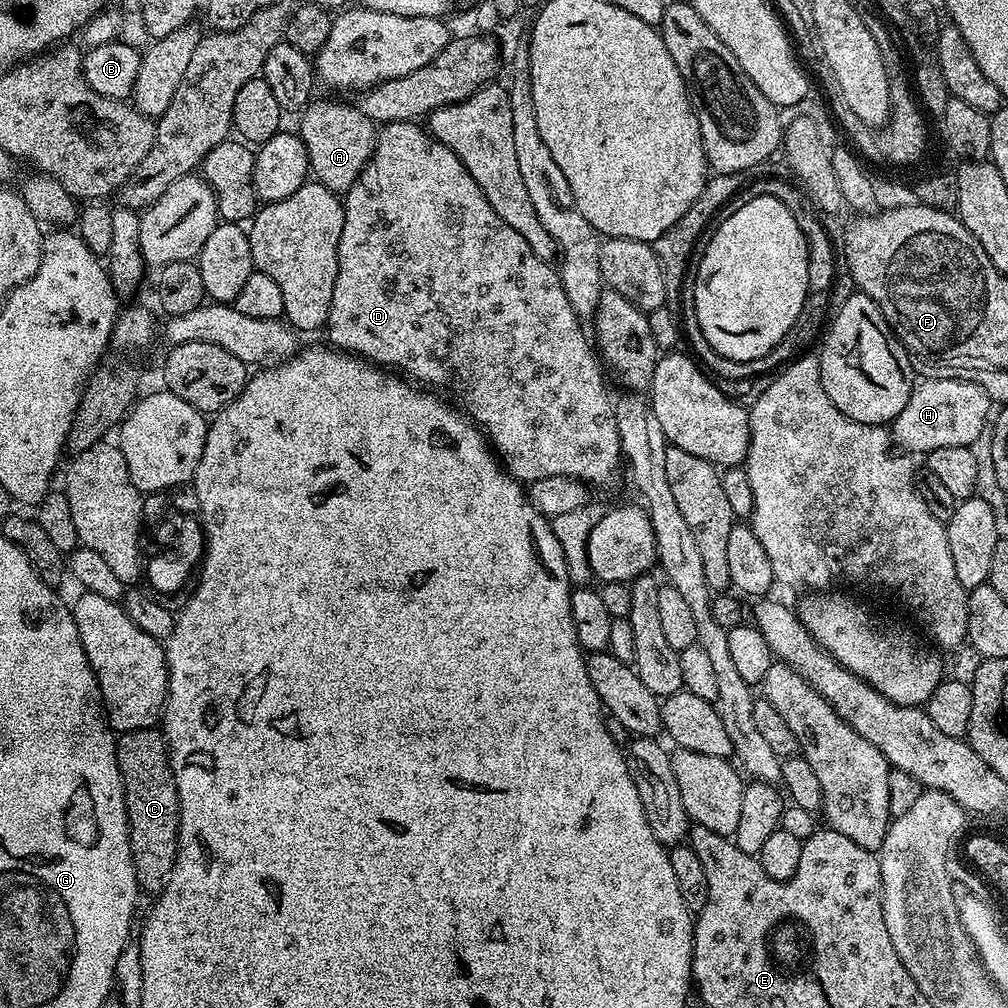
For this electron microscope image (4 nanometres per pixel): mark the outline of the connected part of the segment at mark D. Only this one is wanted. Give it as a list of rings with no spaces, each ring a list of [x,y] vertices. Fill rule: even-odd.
[[[393,120],[377,131],[376,151],[354,186],[343,193],[342,203],[344,221],[342,238],[338,238],[338,278],[334,282],[334,298],[330,298],[330,314],[326,325],[327,343],[342,352],[357,355],[361,360],[395,370],[429,389],[445,388],[446,391],[453,392],[460,399],[459,407],[488,437],[500,463],[515,480],[531,482],[538,478],[569,476],[589,486],[610,483],[615,478],[616,471],[622,468],[622,453],[614,400],[613,397],[608,397],[608,388],[600,373],[602,364],[598,359],[597,349],[589,333],[587,336],[580,325],[583,324],[581,316],[574,310],[574,306],[570,306],[570,298],[566,298],[559,271],[549,261],[538,258],[534,250],[530,250],[526,238],[518,234],[518,230],[512,229],[509,224],[502,222],[502,218],[498,218],[498,210],[490,206],[486,194],[482,194],[482,186],[474,182],[470,170],[466,170],[458,154],[454,154],[450,146],[432,136],[423,123]]]

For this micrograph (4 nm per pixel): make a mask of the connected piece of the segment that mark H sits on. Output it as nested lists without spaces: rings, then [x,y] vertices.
[[[921,379],[913,385],[910,401],[892,422],[890,434],[901,451],[916,456],[947,446],[971,447],[987,427],[990,406],[991,397],[977,384],[958,379]]]

